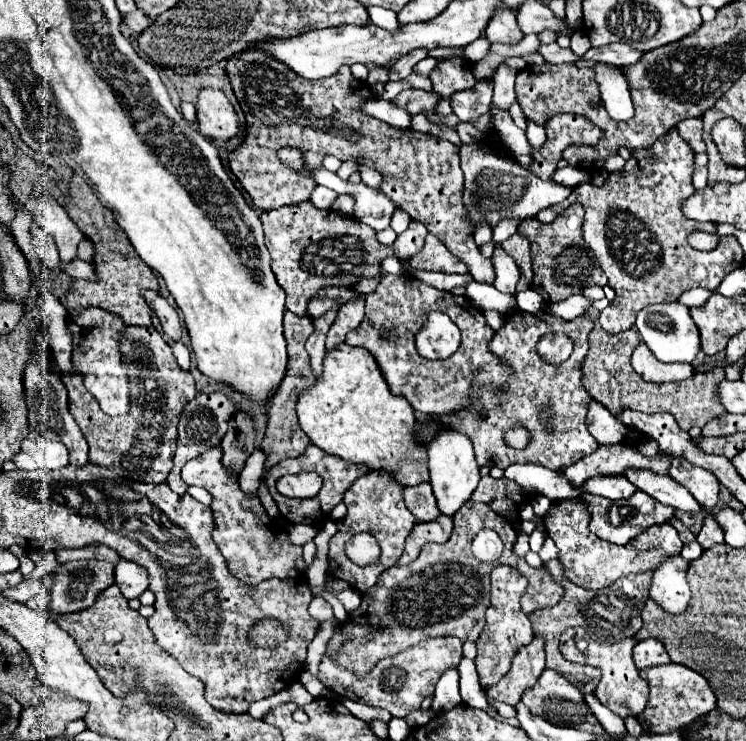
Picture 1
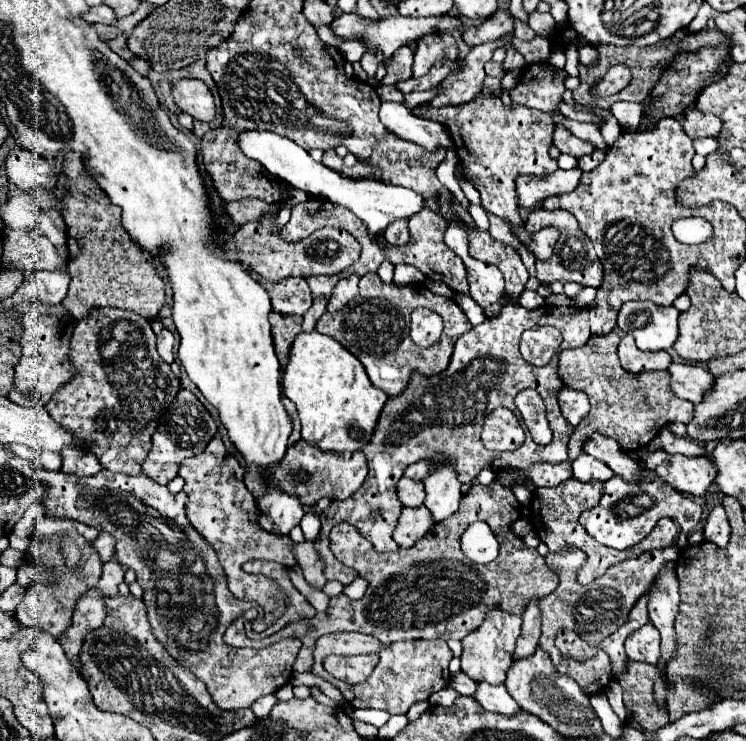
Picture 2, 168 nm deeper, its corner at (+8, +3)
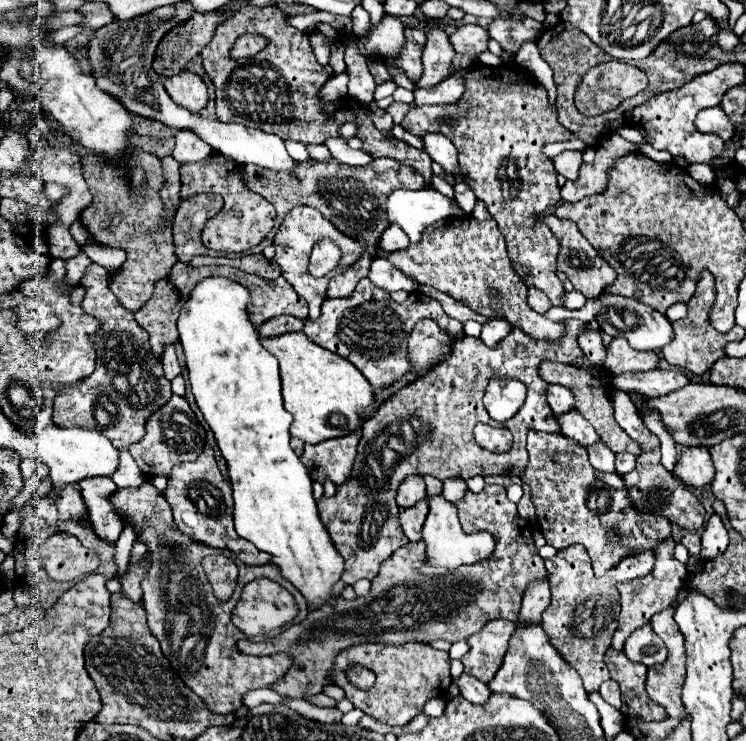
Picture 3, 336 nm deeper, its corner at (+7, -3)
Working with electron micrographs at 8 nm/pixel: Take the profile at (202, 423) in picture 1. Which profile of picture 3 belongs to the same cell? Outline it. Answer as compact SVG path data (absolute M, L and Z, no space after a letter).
M172 396L170 402L166 402L158 412L154 412L154 416L148 418L144 438L142 438L142 442L130 446L130 454L148 480L152 480L156 476L168 478L174 466L184 464L184 462L194 462L198 458L200 450L204 450L204 442L206 442L206 430L200 426L196 414L188 406L186 398Z

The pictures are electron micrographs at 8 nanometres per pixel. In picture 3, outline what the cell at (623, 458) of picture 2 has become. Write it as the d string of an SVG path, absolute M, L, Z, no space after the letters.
M570 410L562 416L558 416L558 424L562 428L562 434L578 444L582 444L584 448L590 448L594 444L598 444L602 438L594 432L592 424L576 410Z

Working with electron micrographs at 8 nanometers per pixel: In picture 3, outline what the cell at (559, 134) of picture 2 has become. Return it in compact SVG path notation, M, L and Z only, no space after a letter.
M566 150L554 158L558 174L566 176L568 180L576 180L580 164L582 164L582 150Z

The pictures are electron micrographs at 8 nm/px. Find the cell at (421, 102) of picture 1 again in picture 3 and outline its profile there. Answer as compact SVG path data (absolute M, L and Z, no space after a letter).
M432 28L426 32L428 42L424 46L422 62L424 62L424 74L416 82L416 88L432 88L446 80L452 74L452 60L456 56L448 34L440 28Z

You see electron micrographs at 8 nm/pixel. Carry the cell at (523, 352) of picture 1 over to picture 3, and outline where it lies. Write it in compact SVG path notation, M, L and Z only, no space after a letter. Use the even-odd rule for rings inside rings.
M564 320L566 336L562 340L534 340L532 336L526 336L520 328L512 328L504 340L498 342L498 348L486 348L482 344L482 338L472 338L472 336L462 336L452 344L450 356L434 366L426 376L420 376L414 380L414 384L408 384L406 388L400 388L394 396L390 396L384 406L380 406L372 418L364 422L362 438L358 444L358 456L354 462L352 478L338 486L338 492L334 498L322 498L318 502L318 514L322 524L326 524L326 530L330 532L330 538L338 550L338 554L344 558L344 574L342 582L344 584L354 584L362 578L372 580L378 574L380 564L390 558L394 550L404 546L408 540L400 528L398 522L398 504L396 504L396 492L400 482L410 476L410 474L432 474L438 480L448 480L448 478L462 478L468 480L472 476L490 476L490 474L504 474L504 476L520 476L526 470L526 460L528 460L528 450L526 450L526 432L530 428L534 430L546 430L546 432L558 432L558 420L550 412L550 406L546 404L546 388L548 382L544 382L538 376L540 362L554 362L554 360L576 360L578 356L584 356L578 338L580 334L588 328L586 322L582 320ZM490 378L516 378L520 380L528 394L526 402L520 406L520 410L514 414L514 418L506 422L496 422L484 408L484 390L490 382ZM476 422L486 422L486 424L498 424L506 426L514 434L514 446L506 454L492 454L484 448L480 448L474 440L474 426Z

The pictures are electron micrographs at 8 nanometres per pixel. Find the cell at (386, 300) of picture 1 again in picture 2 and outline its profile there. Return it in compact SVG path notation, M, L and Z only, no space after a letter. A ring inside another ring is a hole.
M365 274L359 282L359 294L341 310L333 314L325 312L315 324L317 332L331 336L353 356L357 356L359 362L365 366L365 372L373 386L381 388L389 396L401 394L401 390L405 390L409 382L411 372L415 370L423 376L433 376L445 370L453 354L453 342L469 328L471 324L455 300L437 296L429 292L423 284L411 284L403 288L397 288L395 284L385 284L379 280L377 274ZM417 306L429 308L443 318L443 334L439 344L419 348L409 338L409 318Z

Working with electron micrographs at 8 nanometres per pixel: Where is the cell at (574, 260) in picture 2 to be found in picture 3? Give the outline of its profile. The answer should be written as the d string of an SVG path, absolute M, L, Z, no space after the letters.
M554 214L544 216L542 218L546 222L546 226L558 236L560 240L560 254L558 254L558 270L564 272L568 276L568 280L574 284L574 288L578 292L582 292L586 298L598 298L600 292L612 284L616 280L616 272L608 266L608 262L590 246L590 242L580 234L580 230L576 228L574 222L570 220L560 220Z

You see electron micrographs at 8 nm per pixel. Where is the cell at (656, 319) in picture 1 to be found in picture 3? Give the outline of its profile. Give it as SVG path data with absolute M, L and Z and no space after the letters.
M604 296L604 298L594 298L586 302L586 308L582 310L566 310L566 308L550 308L546 314L546 318L550 320L564 320L564 318L578 318L582 322L590 322L594 316L602 326L602 332L610 334L610 336L626 336L626 340L630 342L630 346L634 350L652 350L652 352L660 352L666 344L670 344L670 340L674 338L672 332L672 322L660 314L658 310L632 300L632 298L624 298L624 296Z

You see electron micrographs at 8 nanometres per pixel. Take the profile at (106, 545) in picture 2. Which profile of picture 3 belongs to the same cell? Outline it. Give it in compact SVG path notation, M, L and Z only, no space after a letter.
M96 476L90 480L80 480L78 488L90 512L90 522L94 532L102 536L102 540L108 540L110 546L116 546L116 540L124 528L122 518L114 512L110 504L110 496L118 490L116 484L110 478Z

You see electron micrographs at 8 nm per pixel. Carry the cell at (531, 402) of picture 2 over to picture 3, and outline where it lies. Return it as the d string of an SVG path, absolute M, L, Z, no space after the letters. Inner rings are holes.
M528 432L528 452L528 468L520 478L532 486L532 502L546 542L554 548L582 544L592 558L596 576L604 576L606 570L628 556L656 548L672 534L672 524L668 520L652 516L640 518L640 514L626 504L628 498L622 478L618 474L602 474L590 468L586 448L566 436ZM608 530L618 530L624 540L618 546L606 542L604 534Z

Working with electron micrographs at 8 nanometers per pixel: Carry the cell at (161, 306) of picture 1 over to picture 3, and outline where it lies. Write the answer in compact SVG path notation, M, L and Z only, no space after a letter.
M166 346L166 348L164 348L164 354L162 354L160 360L162 360L162 366L164 366L164 376L166 376L168 380L172 380L174 376L180 374L180 364L178 364L174 346Z

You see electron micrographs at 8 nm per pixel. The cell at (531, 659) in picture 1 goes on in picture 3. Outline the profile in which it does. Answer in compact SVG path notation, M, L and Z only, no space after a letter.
M546 580L532 582L524 592L518 624L538 624L542 620L542 612L548 608L548 604L550 604L548 582Z

